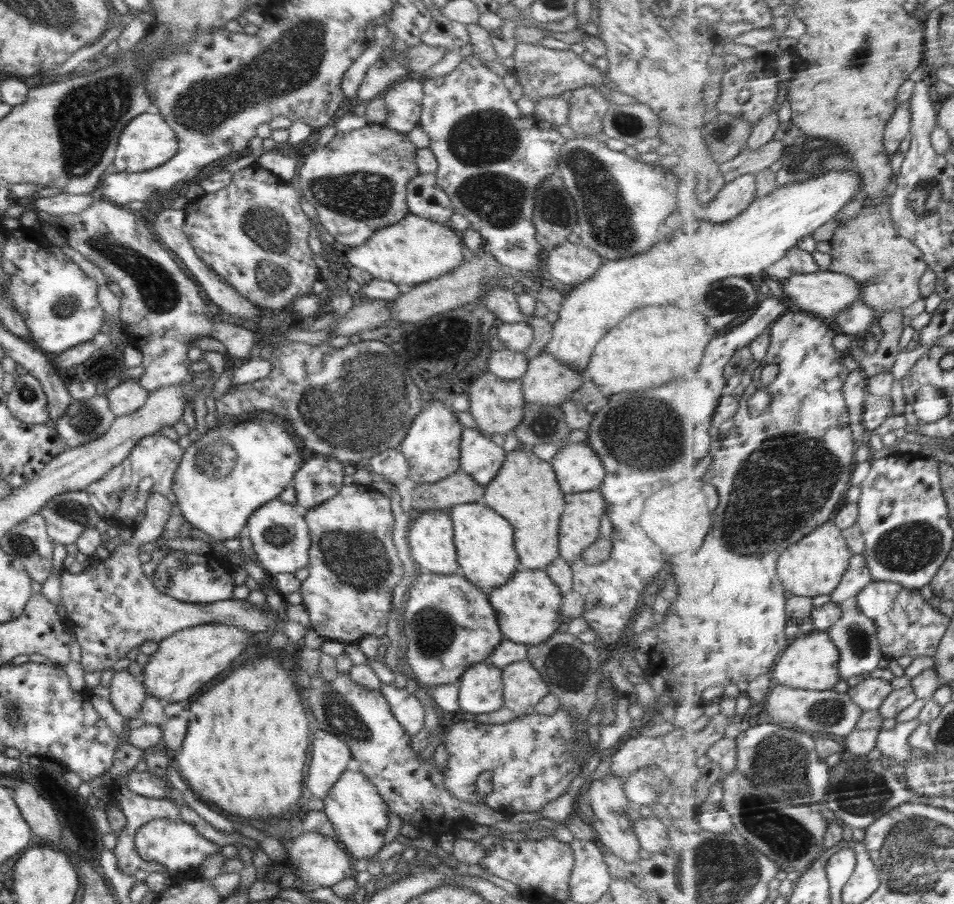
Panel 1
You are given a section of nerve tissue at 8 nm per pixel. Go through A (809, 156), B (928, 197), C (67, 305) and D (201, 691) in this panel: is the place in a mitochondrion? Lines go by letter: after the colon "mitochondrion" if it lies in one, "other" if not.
A: mitochondrion
B: mitochondrion
C: mitochondrion
D: other

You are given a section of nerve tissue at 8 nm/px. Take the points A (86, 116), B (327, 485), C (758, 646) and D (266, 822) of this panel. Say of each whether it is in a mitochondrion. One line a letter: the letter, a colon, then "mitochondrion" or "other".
A: mitochondrion
B: other
C: other
D: other

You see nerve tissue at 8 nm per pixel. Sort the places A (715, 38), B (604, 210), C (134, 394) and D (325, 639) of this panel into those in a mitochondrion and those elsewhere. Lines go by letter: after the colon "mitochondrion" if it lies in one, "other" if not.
A: other
B: mitochondrion
C: other
D: other

